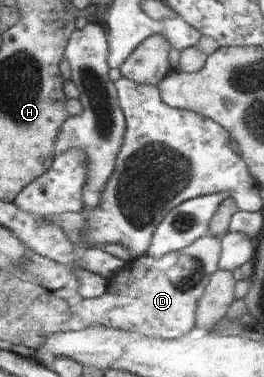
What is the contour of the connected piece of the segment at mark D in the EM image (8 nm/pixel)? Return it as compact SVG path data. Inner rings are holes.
M206 234L195 240L190 246L178 252L166 253L162 258L151 259L146 255L127 261L121 271L107 280L107 287L102 296L95 299L83 299L77 306L70 308L72 316L79 316L85 327L102 326L106 328L123 328L151 336L157 339L179 339L196 326L195 312L197 302L203 295L210 277L218 270L221 237Z

